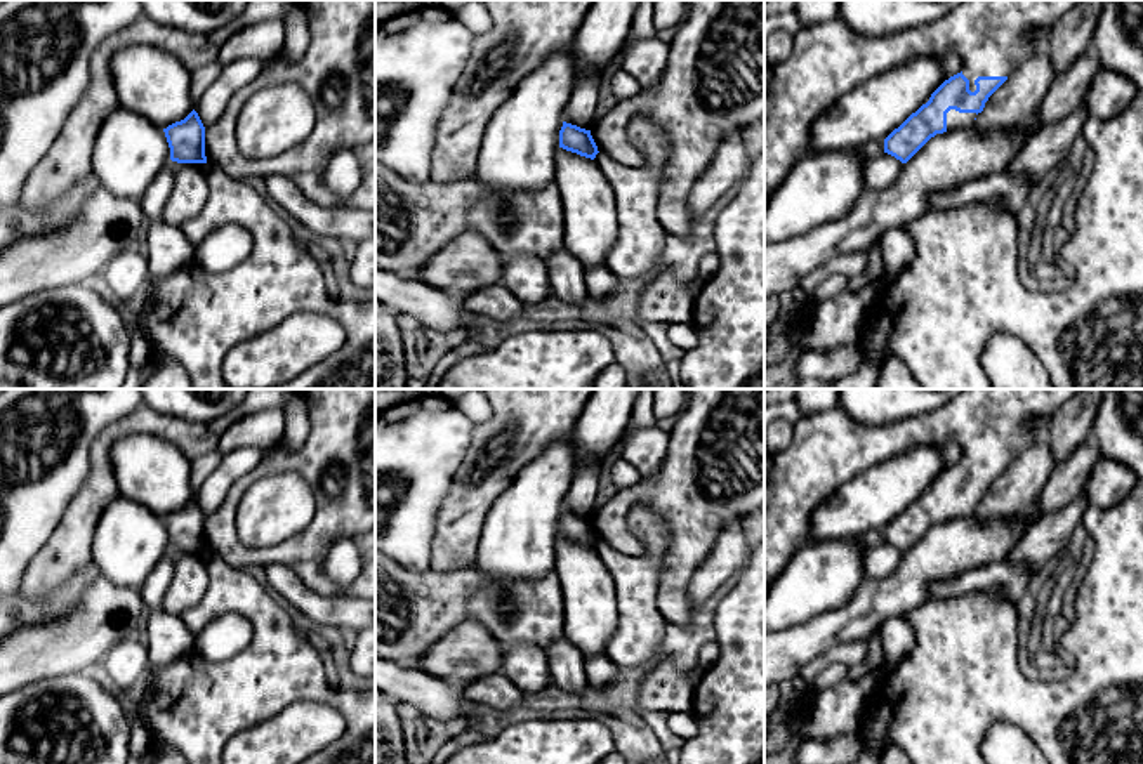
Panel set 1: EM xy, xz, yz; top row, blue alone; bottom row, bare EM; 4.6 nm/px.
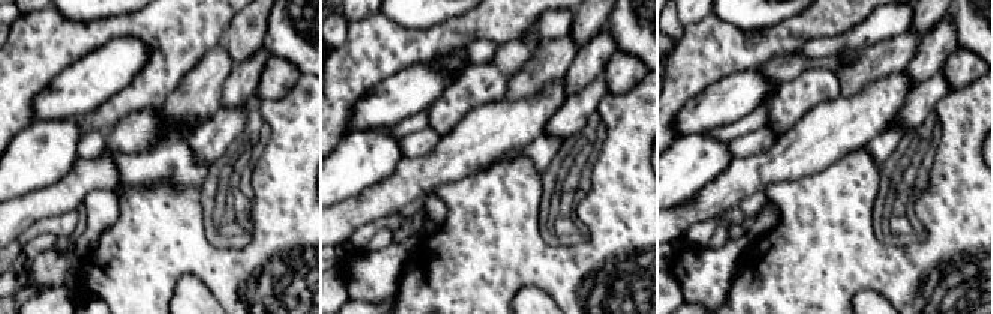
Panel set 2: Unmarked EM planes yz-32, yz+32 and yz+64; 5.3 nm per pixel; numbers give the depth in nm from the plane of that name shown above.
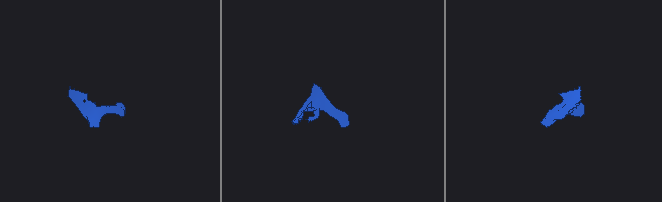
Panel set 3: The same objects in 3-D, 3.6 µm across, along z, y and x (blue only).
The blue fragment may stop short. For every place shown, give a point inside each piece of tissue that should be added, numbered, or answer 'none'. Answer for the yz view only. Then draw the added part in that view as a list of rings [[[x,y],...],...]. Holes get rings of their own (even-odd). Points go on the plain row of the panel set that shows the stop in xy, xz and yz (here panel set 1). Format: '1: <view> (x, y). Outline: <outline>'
1: yz (829, 448). Outline: [[[964,389],[933,412],[884,425],[856,422],[837,405],[801,417],[794,424],[789,448],[764,455],[764,590],[780,576],[790,557],[811,543],[813,512],[856,476],[912,446],[957,443],[969,479],[975,481],[978,465],[1009,465],[1037,441],[1027,422],[1032,417],[1051,417],[1077,391]]]

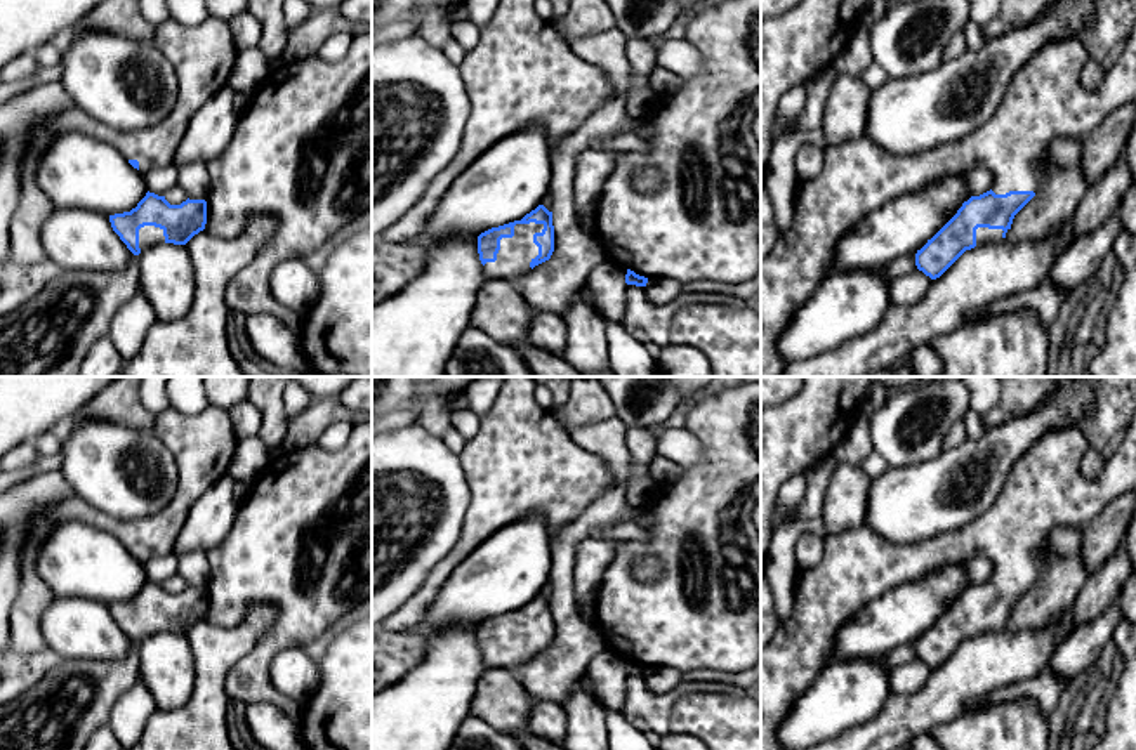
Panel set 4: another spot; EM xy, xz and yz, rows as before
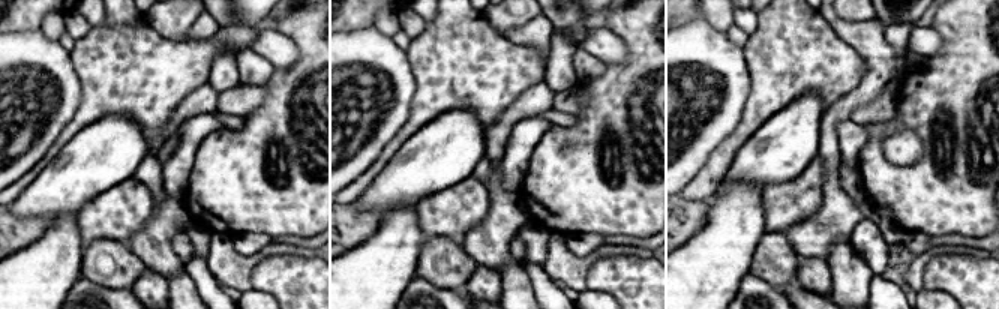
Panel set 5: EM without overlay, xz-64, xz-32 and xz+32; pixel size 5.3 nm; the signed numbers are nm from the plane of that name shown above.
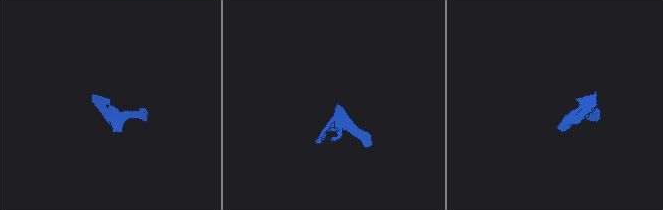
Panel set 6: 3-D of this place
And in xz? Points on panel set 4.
1: xz (515, 644). Outline: [[[516,613],[512,627],[500,628],[500,639],[495,651],[483,655],[483,665],[488,670],[511,670],[532,660],[530,651],[538,644],[533,623],[542,622],[544,613]]]

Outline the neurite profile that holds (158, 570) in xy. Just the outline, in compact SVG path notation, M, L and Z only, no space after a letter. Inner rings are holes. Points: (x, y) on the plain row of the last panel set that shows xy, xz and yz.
M172 552L163 557L149 559L146 564L146 576L149 582L158 585L165 585L165 582L177 575L179 571L179 557Z

